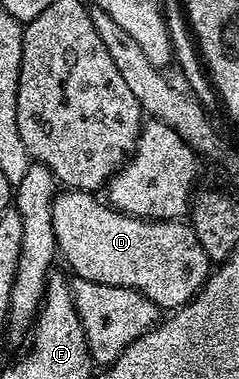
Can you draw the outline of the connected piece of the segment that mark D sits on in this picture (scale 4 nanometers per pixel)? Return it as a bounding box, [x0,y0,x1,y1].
[53,189,211,312]

